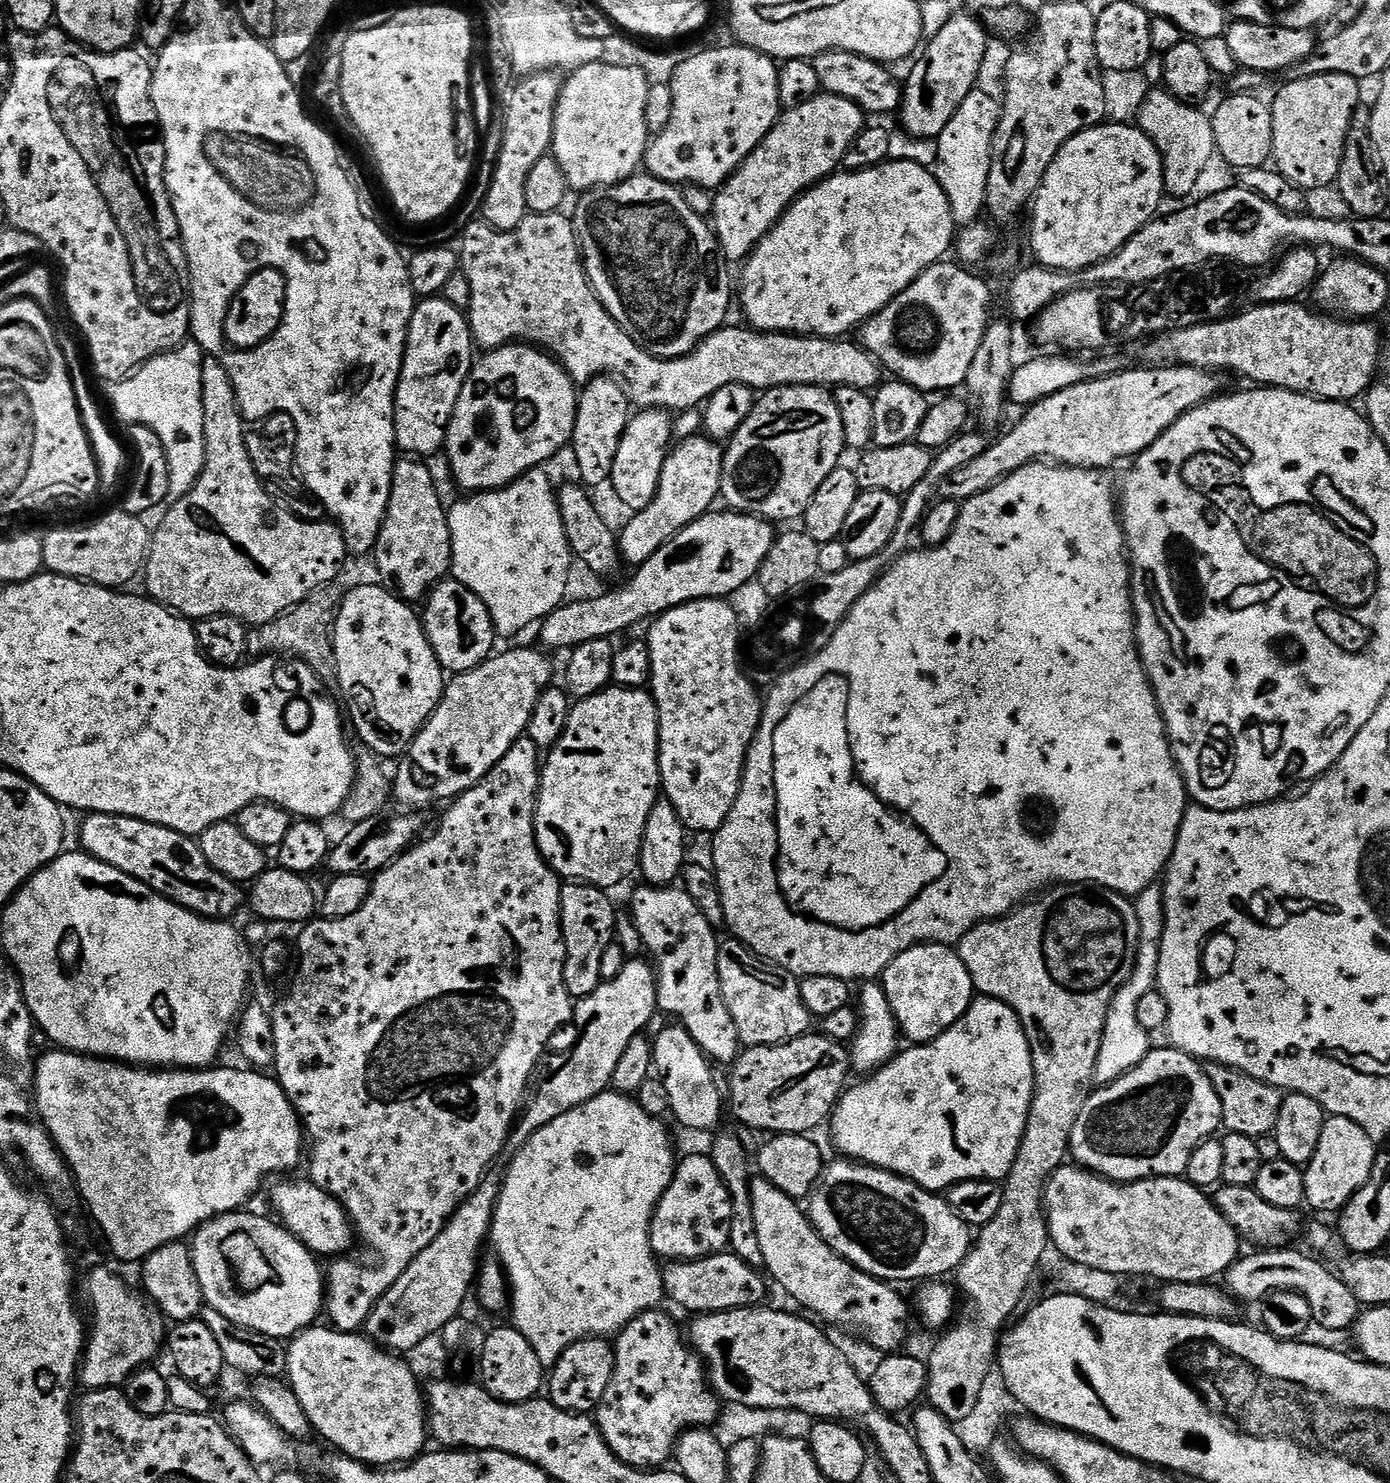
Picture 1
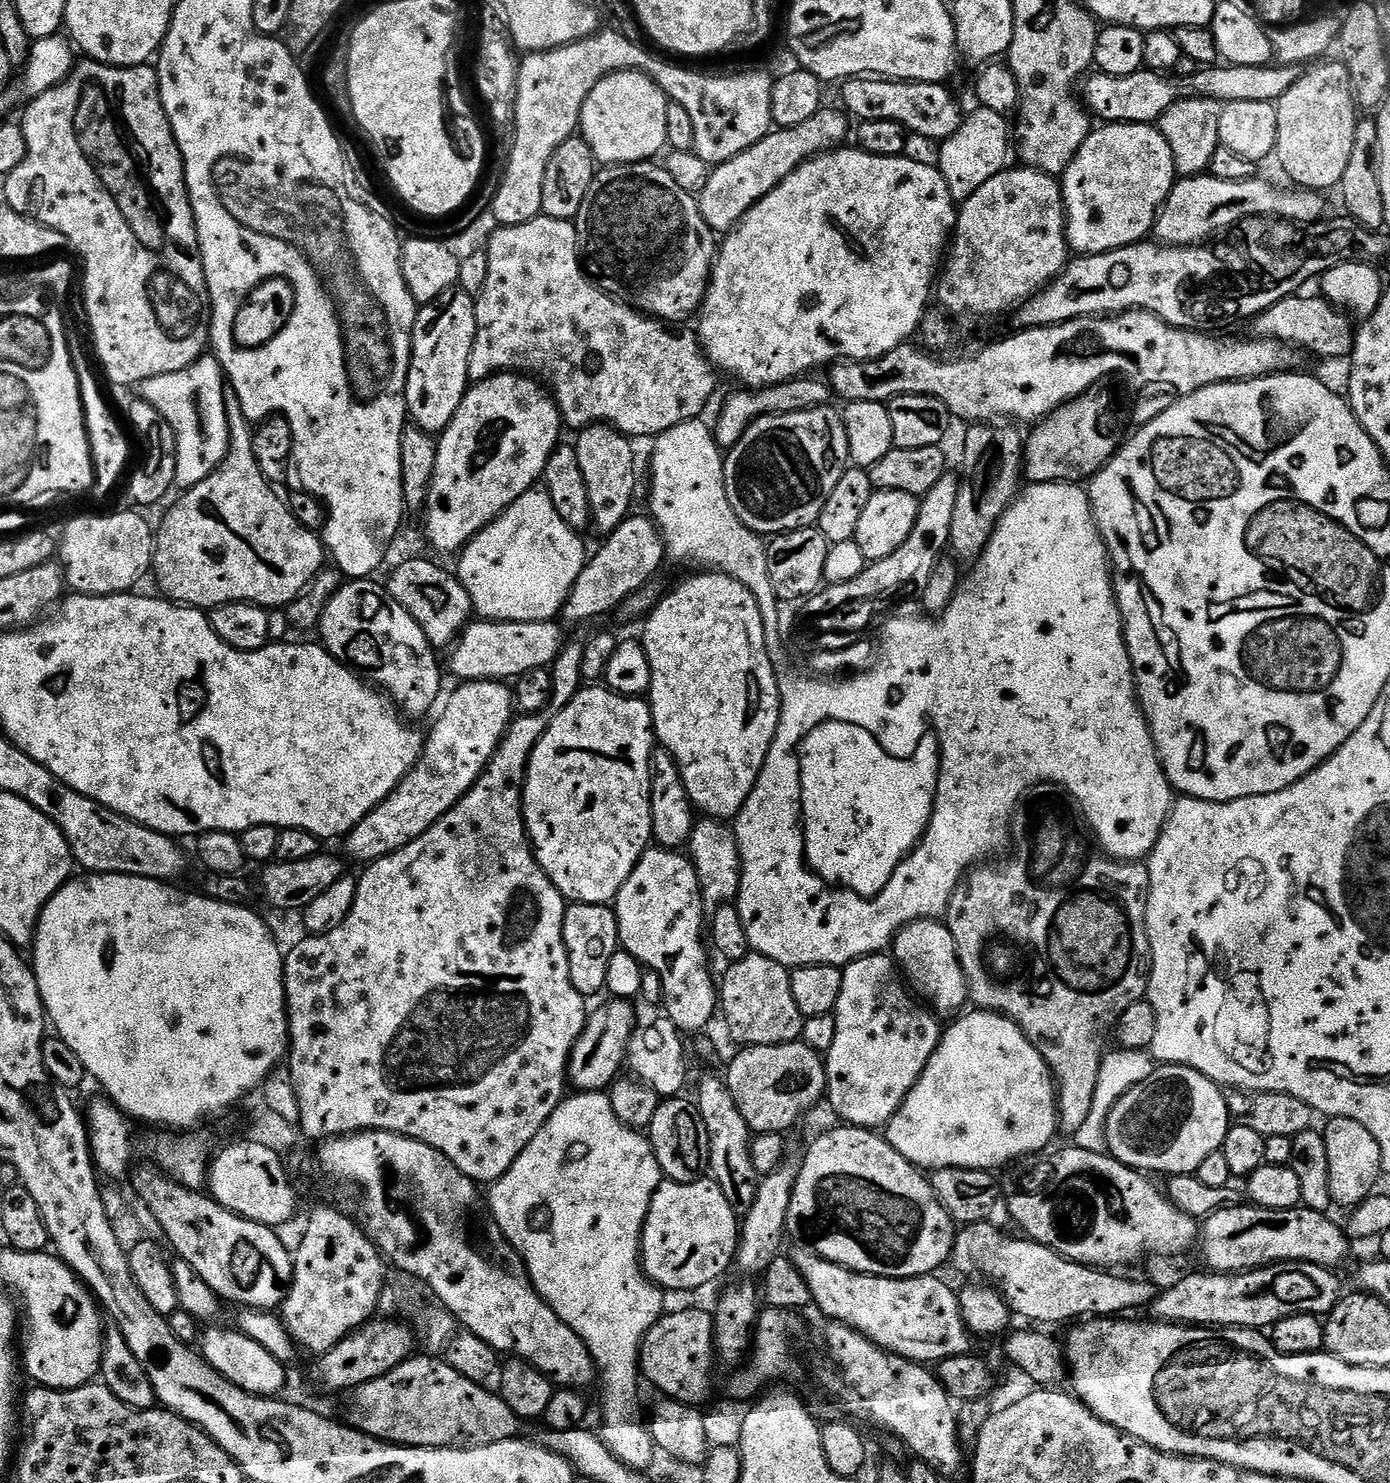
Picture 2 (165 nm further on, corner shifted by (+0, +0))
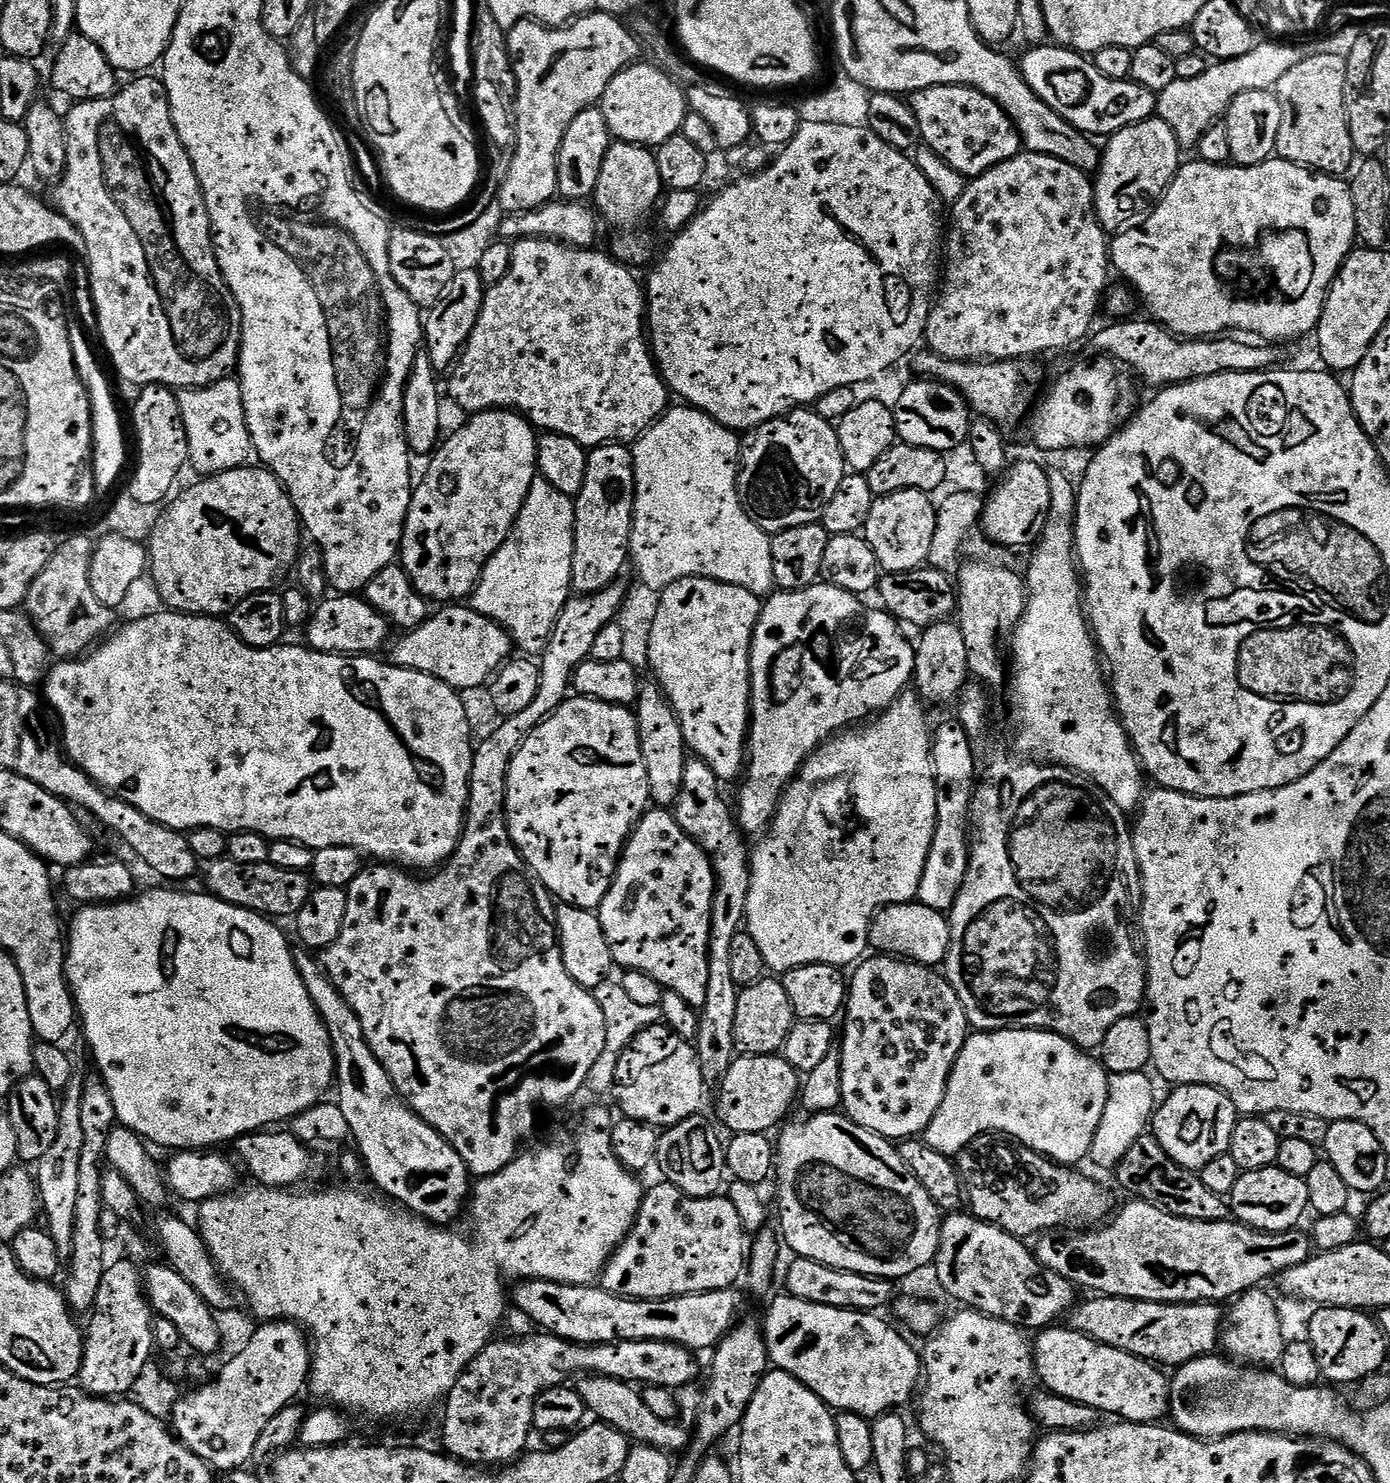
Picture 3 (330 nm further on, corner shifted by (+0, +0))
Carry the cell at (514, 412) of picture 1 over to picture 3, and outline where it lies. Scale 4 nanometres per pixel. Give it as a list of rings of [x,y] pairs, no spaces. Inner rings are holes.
[[[485,410],[467,417],[468,421],[449,438],[448,441],[441,443],[439,447],[432,452],[427,461],[428,473],[424,477],[419,477],[418,483],[412,489],[412,501],[406,514],[404,523],[404,533],[400,539],[400,551],[398,553],[399,563],[412,580],[412,585],[420,592],[421,596],[429,601],[444,600],[440,602],[460,602],[460,600],[469,595],[475,587],[476,581],[480,577],[480,571],[483,564],[489,556],[500,548],[501,542],[512,531],[512,525],[516,522],[516,516],[520,512],[521,505],[524,504],[524,498],[528,493],[530,486],[538,479],[538,469],[536,466],[536,441],[538,432],[533,425],[529,424],[519,412],[515,410]]]

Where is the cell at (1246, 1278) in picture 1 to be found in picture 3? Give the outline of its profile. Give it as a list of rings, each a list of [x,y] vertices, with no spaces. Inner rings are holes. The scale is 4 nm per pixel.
[[[1093,1295],[1085,1304],[1077,1303],[1071,1313],[1071,1327],[1106,1346],[1126,1350],[1157,1365],[1179,1366],[1217,1347],[1222,1330],[1222,1312],[1212,1302],[1159,1304],[1149,1300],[1127,1300],[1117,1296]]]

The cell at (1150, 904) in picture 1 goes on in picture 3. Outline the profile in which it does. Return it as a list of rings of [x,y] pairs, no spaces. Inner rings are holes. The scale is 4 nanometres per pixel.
[[[1131,1072],[1130,1074],[1109,1075],[1107,1096],[1104,1100],[1104,1106],[1101,1110],[1100,1121],[1096,1126],[1096,1132],[1092,1138],[1092,1149],[1090,1151],[1090,1160],[1093,1160],[1100,1168],[1115,1169],[1120,1163],[1120,1159],[1130,1150],[1130,1146],[1135,1140],[1145,1135],[1146,1127],[1150,1122],[1150,1115],[1154,1110],[1154,1100],[1152,1104],[1152,1084],[1147,1080],[1144,1072]]]

